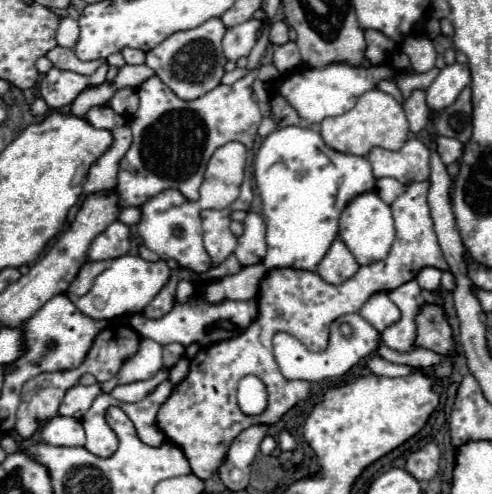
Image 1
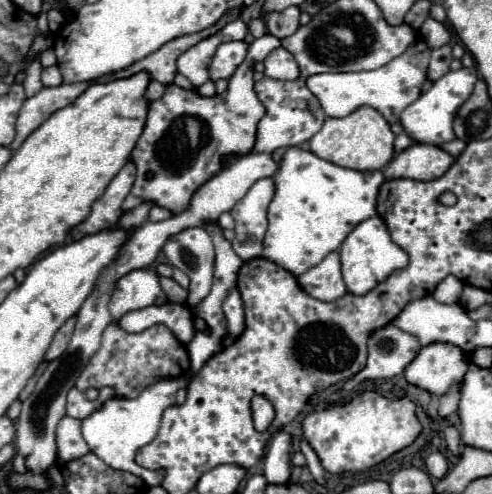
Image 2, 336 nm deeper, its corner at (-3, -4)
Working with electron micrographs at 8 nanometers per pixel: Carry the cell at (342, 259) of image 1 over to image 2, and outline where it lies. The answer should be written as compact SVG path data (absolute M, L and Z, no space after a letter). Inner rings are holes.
M329 253L319 265L311 267L307 273L297 277L299 285L319 301L335 301L347 293L339 253Z

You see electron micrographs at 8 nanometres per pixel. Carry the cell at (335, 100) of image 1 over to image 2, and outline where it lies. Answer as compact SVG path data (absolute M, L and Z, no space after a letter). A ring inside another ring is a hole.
M417 39L403 55L395 57L391 63L375 69L375 71L359 71L359 73L319 73L307 79L309 91L319 99L327 117L347 117L361 105L369 105L377 109L389 123L397 123L401 111L411 105L419 95L421 87L427 79L431 49L423 39Z

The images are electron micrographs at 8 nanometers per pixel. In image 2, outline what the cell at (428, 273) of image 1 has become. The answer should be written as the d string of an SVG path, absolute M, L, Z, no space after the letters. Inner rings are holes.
M449 275L449 277L445 277L445 279L437 285L437 289L435 289L435 293L433 293L433 299L439 301L439 303L445 303L445 305L457 303L457 301L459 301L459 295L461 295L461 289L463 289L463 283L461 283L457 277Z

